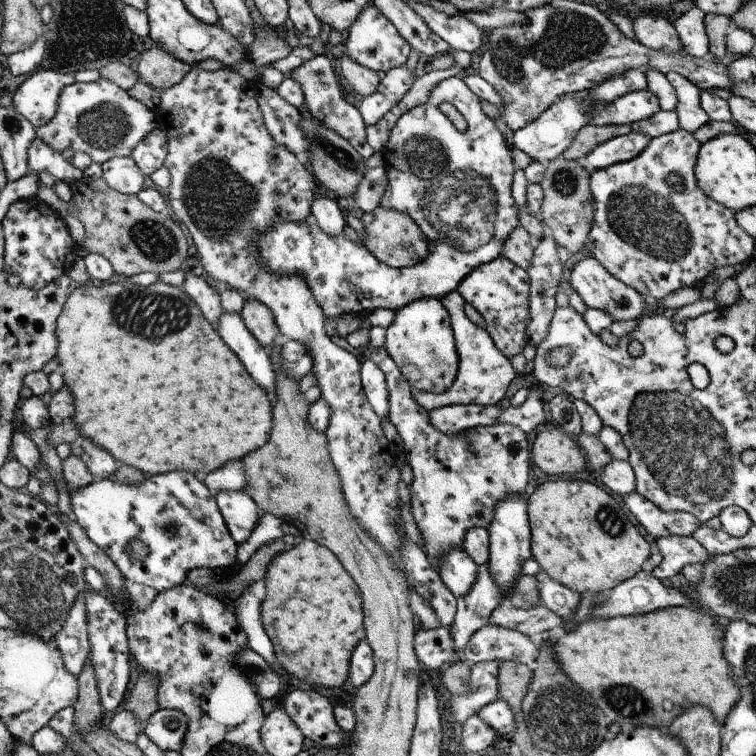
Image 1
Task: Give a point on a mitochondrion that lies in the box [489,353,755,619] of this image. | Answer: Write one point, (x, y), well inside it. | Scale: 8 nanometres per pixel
(686, 447)

